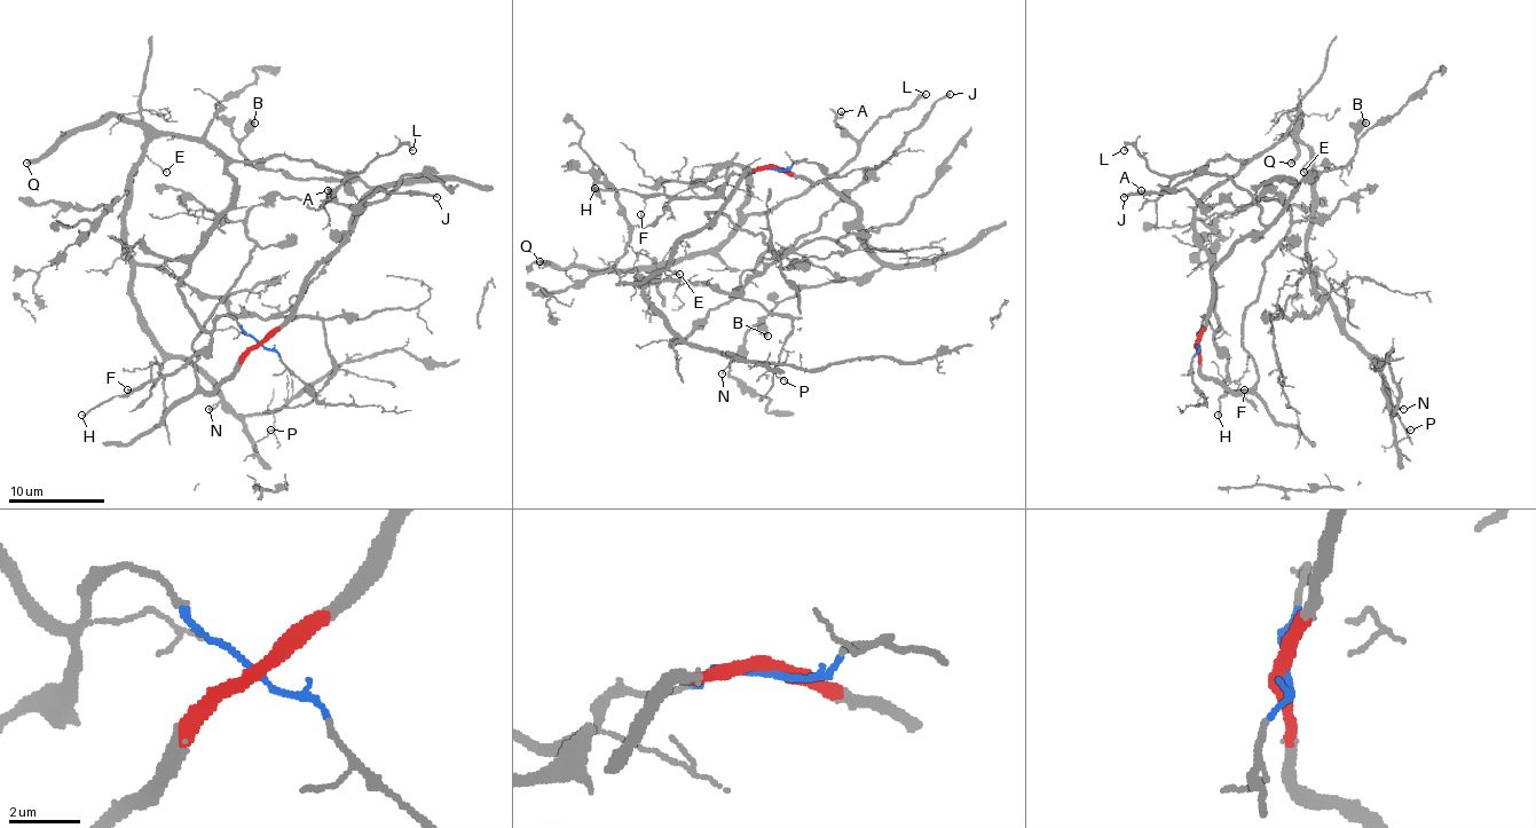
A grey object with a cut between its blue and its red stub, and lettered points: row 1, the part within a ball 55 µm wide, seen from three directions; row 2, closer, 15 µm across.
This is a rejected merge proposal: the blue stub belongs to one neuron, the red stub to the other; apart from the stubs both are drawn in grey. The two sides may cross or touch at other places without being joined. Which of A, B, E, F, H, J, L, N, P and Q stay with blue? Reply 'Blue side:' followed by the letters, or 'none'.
Blue side: A, E, F, H, L, N, P, Q

